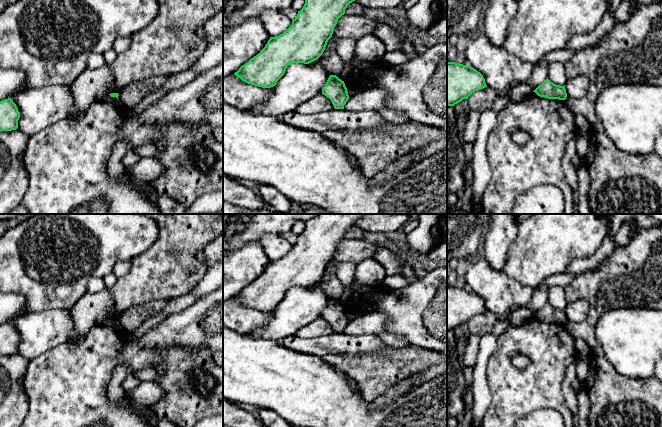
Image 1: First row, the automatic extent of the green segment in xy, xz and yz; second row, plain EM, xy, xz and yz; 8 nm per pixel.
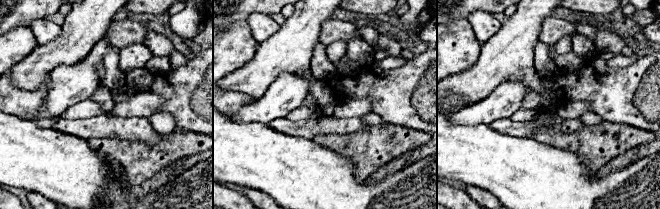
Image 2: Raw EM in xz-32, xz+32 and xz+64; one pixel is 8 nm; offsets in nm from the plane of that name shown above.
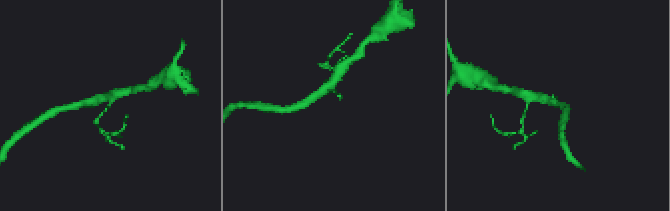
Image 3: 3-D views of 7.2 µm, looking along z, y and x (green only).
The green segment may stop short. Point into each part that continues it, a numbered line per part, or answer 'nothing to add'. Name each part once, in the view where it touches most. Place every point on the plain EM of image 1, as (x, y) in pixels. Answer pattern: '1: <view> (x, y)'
nothing to add

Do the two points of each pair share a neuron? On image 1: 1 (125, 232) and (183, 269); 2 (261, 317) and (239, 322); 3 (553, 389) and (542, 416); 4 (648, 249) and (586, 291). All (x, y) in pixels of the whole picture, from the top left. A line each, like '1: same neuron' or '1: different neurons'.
1: different neurons
2: same neuron
3: different neurons
4: same neuron

